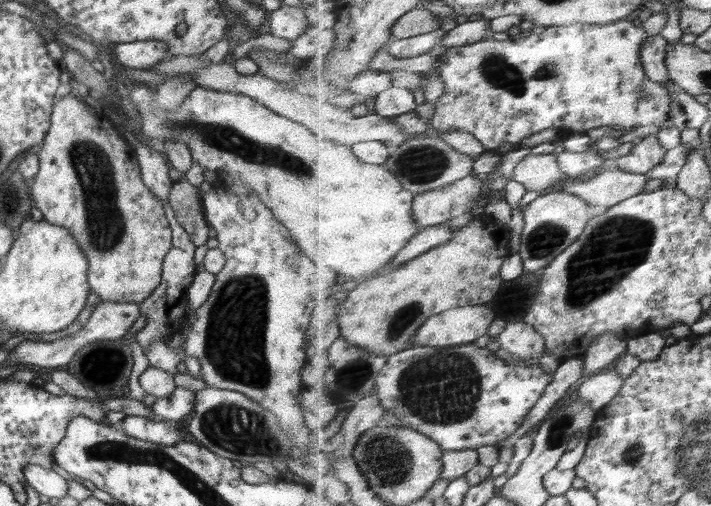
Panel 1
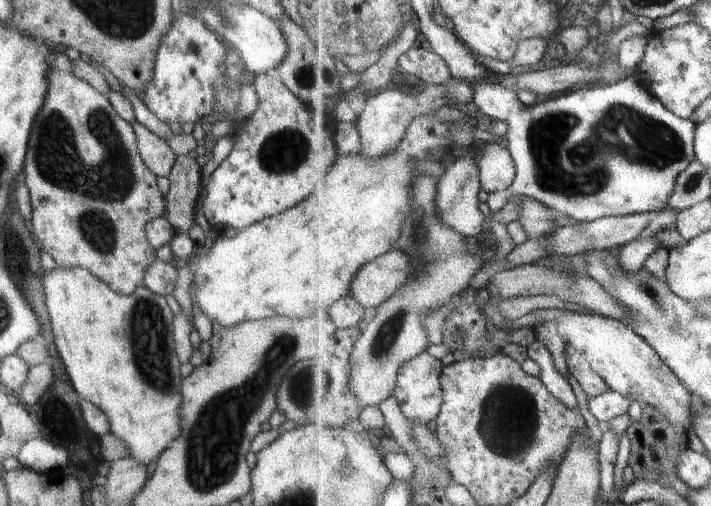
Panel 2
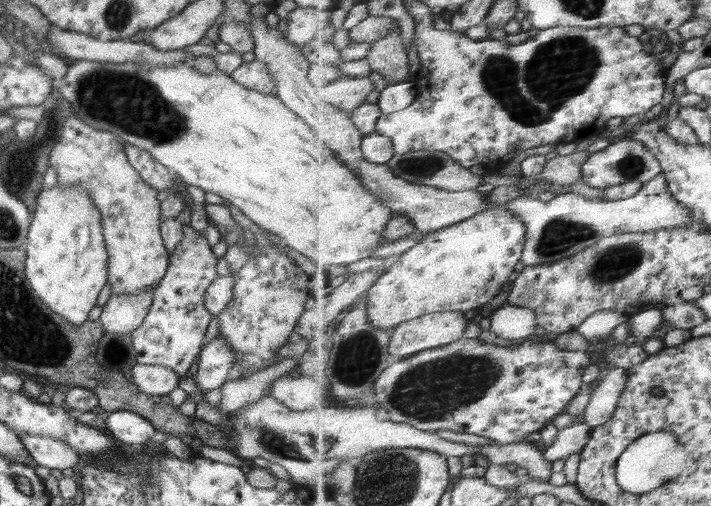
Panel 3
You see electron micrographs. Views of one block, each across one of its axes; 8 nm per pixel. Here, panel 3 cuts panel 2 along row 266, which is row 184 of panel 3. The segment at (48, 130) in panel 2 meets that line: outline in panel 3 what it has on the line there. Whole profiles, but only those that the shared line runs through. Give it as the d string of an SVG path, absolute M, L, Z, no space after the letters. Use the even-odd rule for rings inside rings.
M69 112L60 140L52 148L49 158L49 166L54 167L58 175L57 185L82 185L100 211L108 253L107 283L112 284L112 295L138 294L142 289L158 284L165 275L170 256L159 229L162 218L161 202L156 198L158 191L142 181L138 171L128 163L124 149L123 142L112 132L92 128L92 125Z

